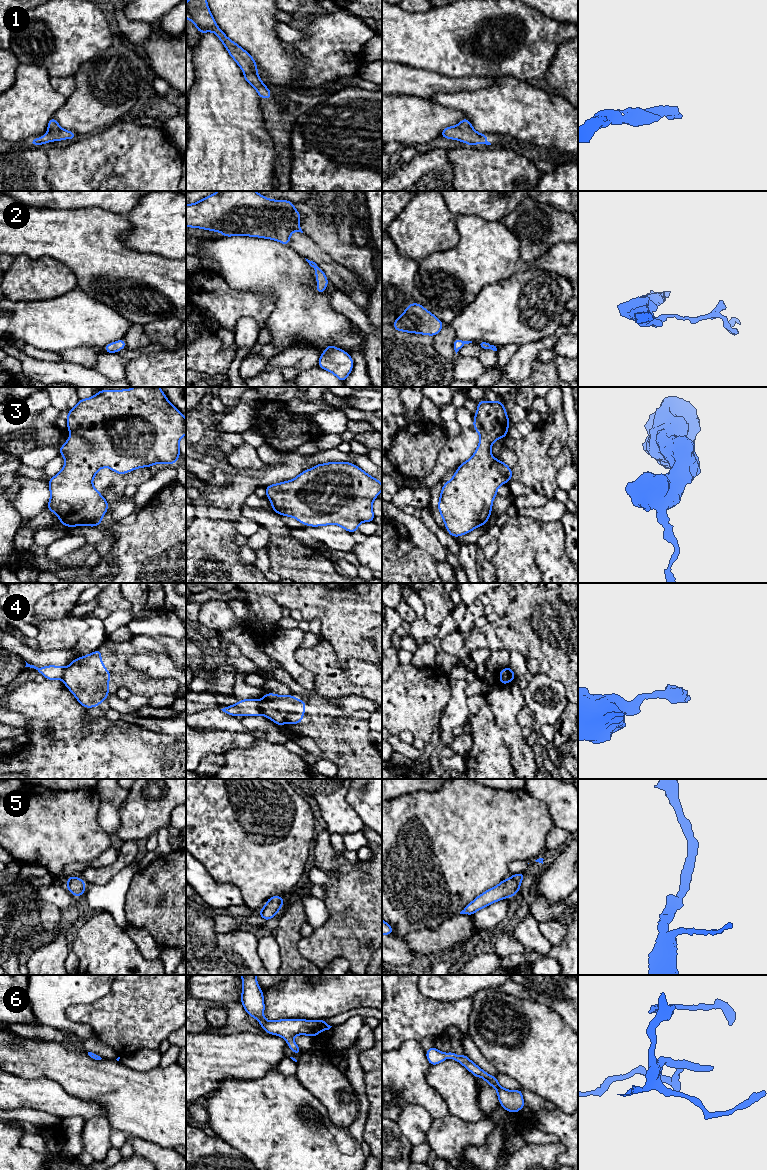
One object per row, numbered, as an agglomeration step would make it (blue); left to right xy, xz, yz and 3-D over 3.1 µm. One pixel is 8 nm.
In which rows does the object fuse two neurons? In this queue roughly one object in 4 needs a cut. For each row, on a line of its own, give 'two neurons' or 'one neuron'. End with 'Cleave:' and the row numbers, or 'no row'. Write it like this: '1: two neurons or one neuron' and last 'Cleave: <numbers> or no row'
1: one neuron
2: one neuron
3: one neuron
4: two neurons
5: one neuron
6: one neuron
Cleave: 4

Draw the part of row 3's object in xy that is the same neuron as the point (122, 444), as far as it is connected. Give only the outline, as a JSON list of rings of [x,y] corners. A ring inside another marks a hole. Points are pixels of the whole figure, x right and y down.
[[[135,387],[125,390],[100,390],[93,397],[79,400],[78,404],[69,412],[67,412],[67,427],[71,436],[67,439],[64,446],[59,447],[59,451],[66,463],[63,469],[54,477],[50,478],[48,485],[51,493],[50,500],[46,509],[54,512],[60,519],[60,523],[66,527],[71,526],[100,526],[101,518],[108,510],[108,502],[106,499],[94,488],[92,481],[94,476],[102,467],[108,467],[117,474],[125,474],[140,467],[150,467],[157,463],[175,464],[180,457],[179,441],[186,434],[186,418],[176,409],[166,398],[165,394],[159,387]]]

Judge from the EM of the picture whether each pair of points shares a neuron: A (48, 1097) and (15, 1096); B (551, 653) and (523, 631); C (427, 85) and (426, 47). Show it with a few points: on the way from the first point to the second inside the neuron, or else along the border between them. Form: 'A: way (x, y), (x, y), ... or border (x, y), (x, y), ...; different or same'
A: way (40, 1096), (23, 1096); same
B: way (544, 646), (541, 646), (530, 635); same
C: border (404, 63), (449, 76); different

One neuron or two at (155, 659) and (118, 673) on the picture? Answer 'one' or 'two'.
two

